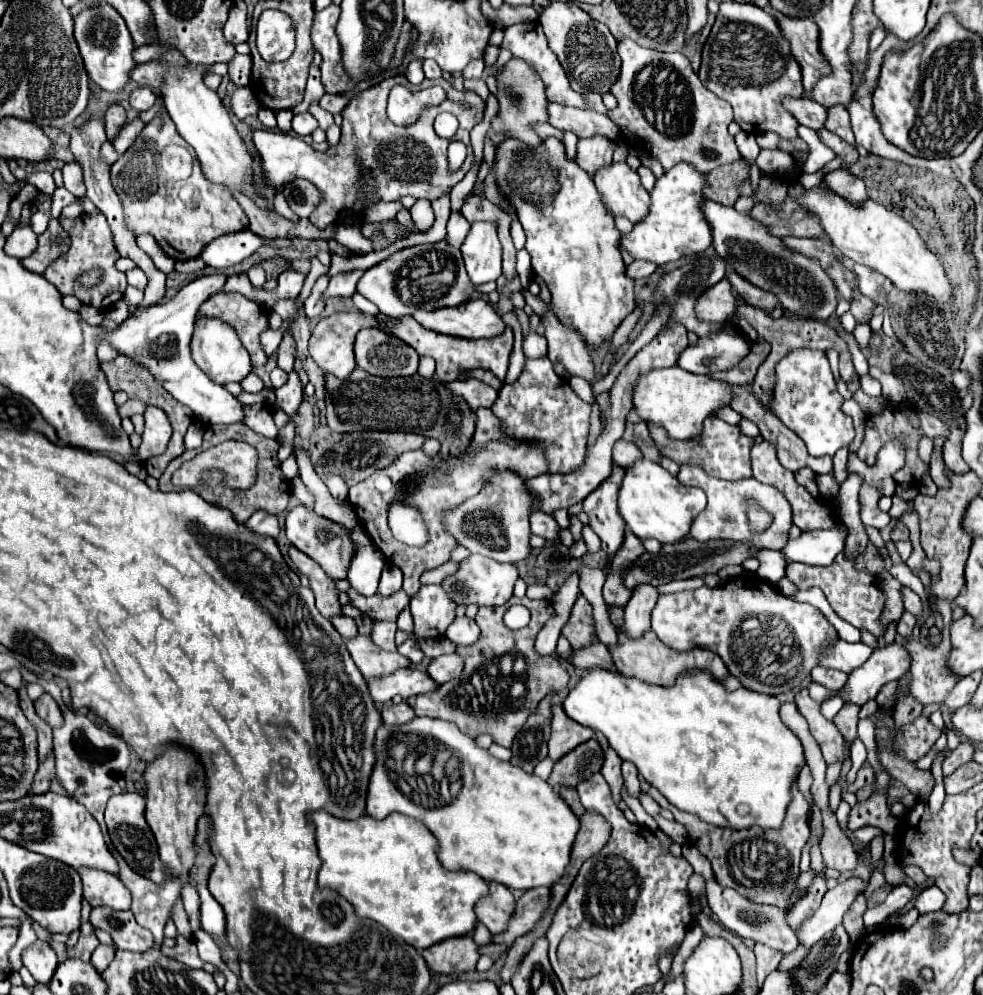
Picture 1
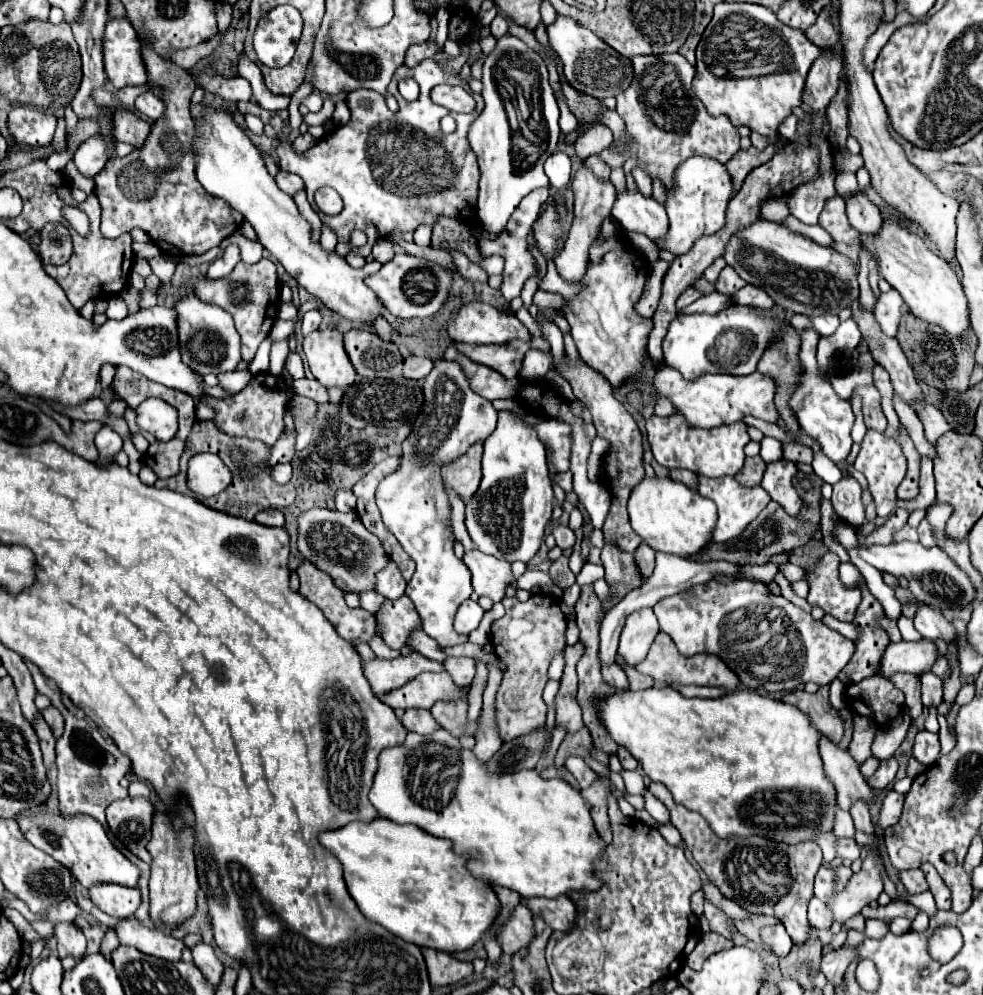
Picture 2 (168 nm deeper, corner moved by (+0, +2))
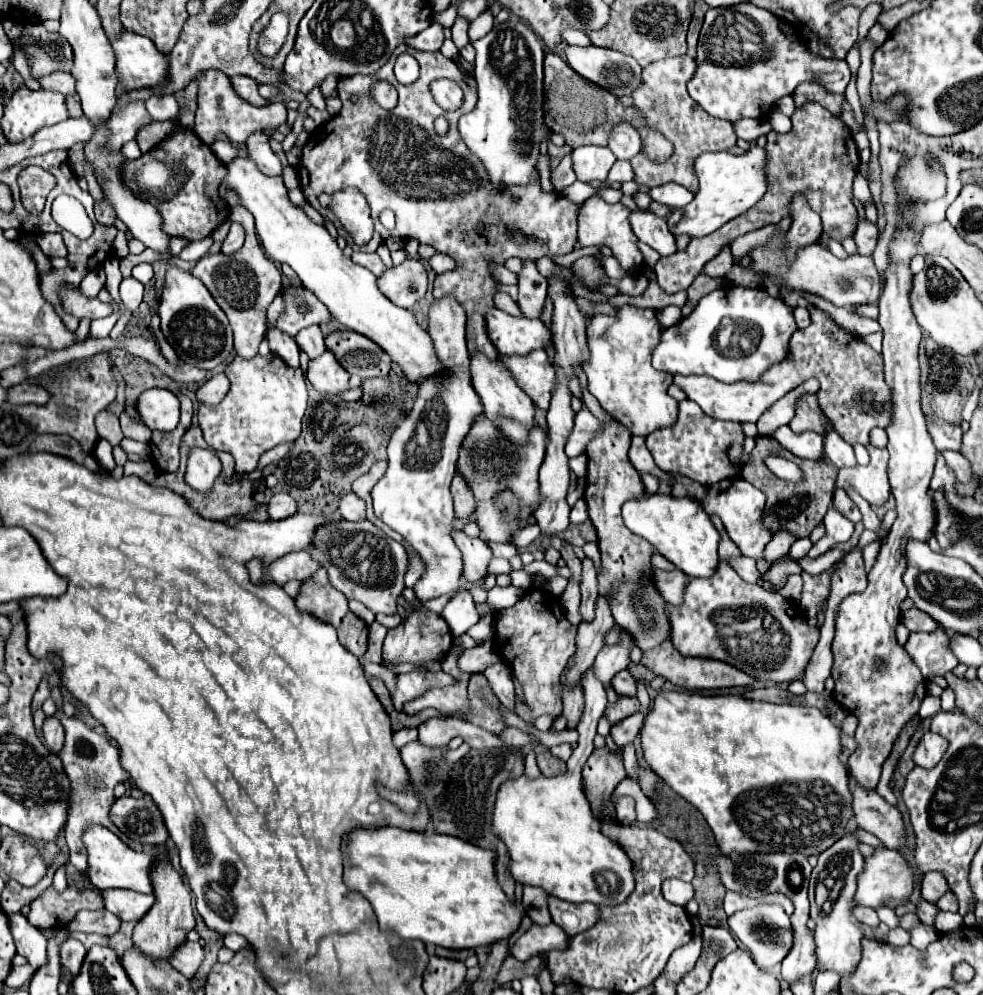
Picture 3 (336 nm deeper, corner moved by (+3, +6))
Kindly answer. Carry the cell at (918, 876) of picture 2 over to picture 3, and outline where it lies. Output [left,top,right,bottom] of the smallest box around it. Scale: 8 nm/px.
[921,872,949,902]

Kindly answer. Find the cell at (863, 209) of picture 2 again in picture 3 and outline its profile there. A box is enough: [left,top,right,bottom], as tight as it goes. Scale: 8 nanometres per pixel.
[855,218,877,256]

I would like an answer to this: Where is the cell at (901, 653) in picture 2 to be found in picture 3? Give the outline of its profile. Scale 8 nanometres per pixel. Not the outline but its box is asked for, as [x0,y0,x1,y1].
[905,632,959,678]

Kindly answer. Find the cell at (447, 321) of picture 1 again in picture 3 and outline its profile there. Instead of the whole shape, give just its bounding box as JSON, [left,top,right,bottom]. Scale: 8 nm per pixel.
[485,308,551,354]

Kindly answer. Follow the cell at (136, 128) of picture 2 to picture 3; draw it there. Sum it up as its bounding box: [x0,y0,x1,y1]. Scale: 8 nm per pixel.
[135,122,173,152]

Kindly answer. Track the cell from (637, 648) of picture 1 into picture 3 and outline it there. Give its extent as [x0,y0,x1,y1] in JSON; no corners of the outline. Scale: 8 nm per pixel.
[641,640,753,690]

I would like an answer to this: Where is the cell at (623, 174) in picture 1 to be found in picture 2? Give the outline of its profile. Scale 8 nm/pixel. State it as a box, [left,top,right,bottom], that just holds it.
[612,192,668,242]

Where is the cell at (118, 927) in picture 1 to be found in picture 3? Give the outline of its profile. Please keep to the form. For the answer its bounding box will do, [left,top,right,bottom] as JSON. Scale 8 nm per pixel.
[169,940,205,978]

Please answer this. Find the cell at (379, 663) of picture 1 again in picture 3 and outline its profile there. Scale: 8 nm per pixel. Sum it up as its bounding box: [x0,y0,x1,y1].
[391,670,453,710]

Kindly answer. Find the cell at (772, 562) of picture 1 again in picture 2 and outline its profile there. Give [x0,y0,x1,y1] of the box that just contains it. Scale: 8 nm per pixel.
[780,564,806,582]

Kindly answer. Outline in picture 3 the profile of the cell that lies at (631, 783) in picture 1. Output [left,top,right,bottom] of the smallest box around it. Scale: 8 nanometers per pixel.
[611,712,643,748]

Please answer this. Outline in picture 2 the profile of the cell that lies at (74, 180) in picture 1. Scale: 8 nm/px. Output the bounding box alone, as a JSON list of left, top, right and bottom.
[74,136,116,178]

